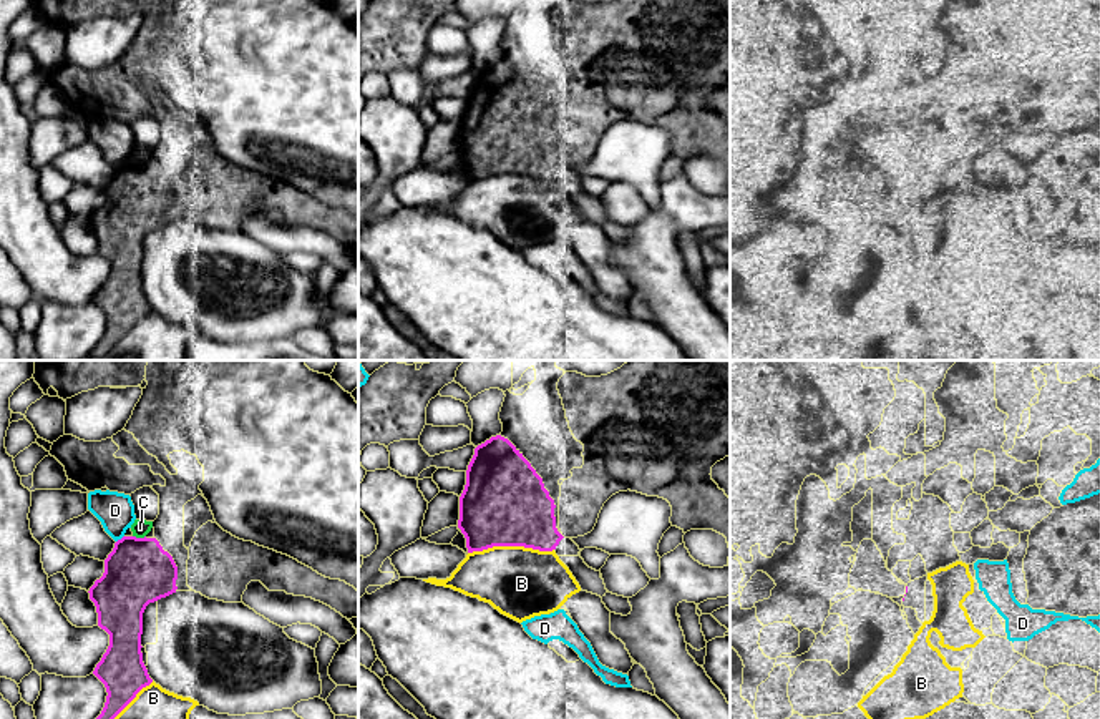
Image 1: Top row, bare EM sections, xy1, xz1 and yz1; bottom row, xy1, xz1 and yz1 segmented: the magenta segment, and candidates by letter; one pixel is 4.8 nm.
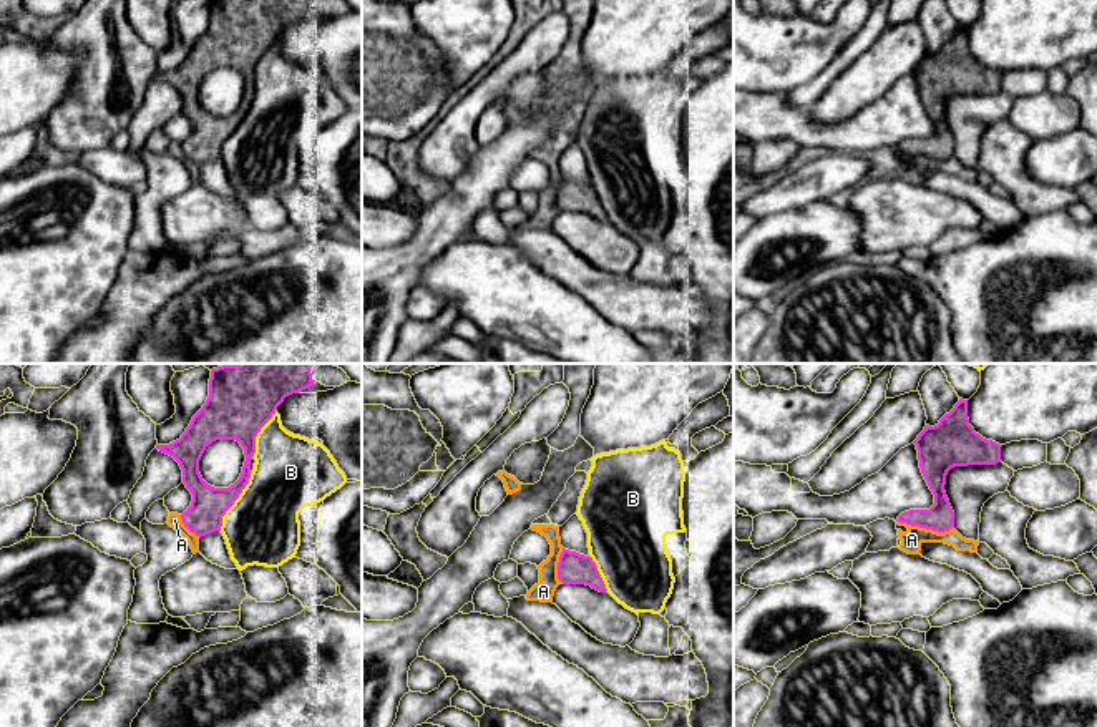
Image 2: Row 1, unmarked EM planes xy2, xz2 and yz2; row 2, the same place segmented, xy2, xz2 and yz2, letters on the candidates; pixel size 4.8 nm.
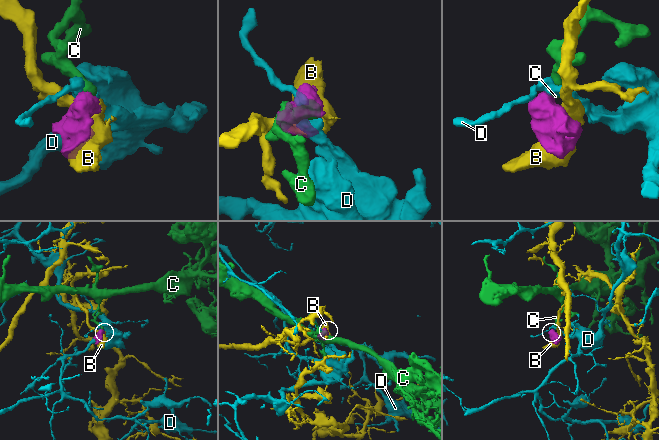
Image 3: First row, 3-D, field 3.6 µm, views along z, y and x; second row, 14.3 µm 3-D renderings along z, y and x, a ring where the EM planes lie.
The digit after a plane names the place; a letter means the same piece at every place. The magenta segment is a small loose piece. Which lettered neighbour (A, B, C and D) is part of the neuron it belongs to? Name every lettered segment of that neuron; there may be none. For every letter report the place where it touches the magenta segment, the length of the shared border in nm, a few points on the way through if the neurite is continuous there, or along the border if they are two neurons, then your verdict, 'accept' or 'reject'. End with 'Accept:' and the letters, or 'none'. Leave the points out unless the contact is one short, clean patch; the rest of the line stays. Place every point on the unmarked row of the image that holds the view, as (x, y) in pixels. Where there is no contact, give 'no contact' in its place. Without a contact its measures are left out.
A: contact yz2 (925, 155); length 280 nm; border yz2 (897, 148), (938, 160), (953, 156); reject
B: contact xz1 (510, 173); length 420 nm; reject
C: contact xy1 (140, 166); length 60 nm; border xy1 (133, 163), (145, 165); reject
D: contact xy1 (121, 166); length 50 nm; border xy1 (123, 163), (116, 170); reject
Accept: none

